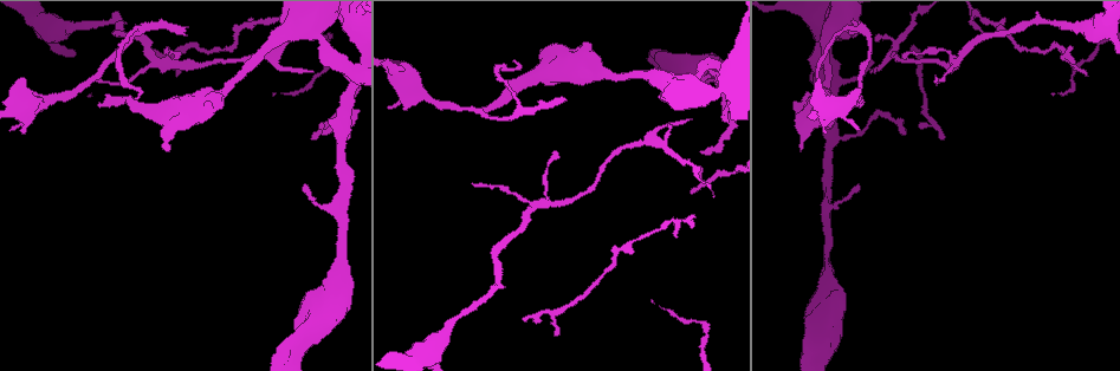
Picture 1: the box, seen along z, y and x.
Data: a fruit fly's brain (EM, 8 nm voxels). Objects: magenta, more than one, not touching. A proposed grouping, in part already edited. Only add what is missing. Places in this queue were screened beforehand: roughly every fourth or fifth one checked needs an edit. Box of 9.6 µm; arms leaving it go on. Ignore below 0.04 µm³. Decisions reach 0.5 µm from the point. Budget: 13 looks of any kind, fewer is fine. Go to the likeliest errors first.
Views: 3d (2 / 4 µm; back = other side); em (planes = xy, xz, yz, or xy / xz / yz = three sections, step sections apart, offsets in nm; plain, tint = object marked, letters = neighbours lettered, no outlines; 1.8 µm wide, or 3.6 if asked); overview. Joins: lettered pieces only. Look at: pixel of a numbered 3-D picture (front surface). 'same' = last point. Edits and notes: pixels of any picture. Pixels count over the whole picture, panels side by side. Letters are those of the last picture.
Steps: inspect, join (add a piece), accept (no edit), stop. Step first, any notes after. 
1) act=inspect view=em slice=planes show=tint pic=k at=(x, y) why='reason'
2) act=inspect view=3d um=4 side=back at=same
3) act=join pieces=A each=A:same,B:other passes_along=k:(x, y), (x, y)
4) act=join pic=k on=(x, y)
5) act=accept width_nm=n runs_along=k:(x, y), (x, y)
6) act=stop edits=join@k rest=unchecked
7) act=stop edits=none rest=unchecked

act=inspect view=3d um=2 side=back pic=1 at=(100, 106) why='an open end'

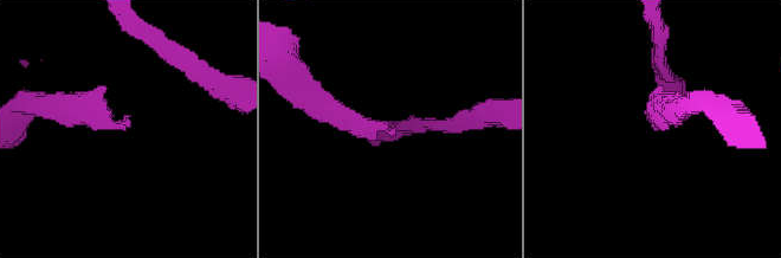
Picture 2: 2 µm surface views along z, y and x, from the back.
act=inspect view=em slice=planes show=tint pic=2 at=(392, 128) why='shape alone is not enough'

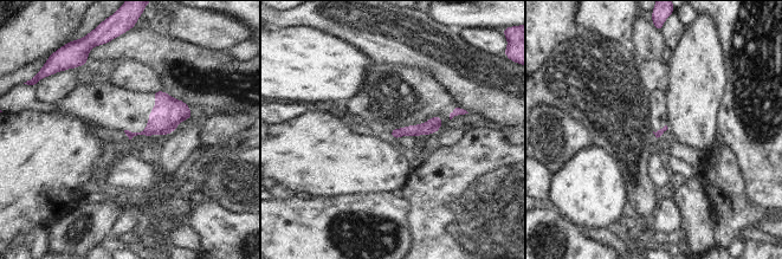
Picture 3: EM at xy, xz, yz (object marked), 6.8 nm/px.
act=inspect view=em slice=planes show=letters at=same why='see the neighbours'

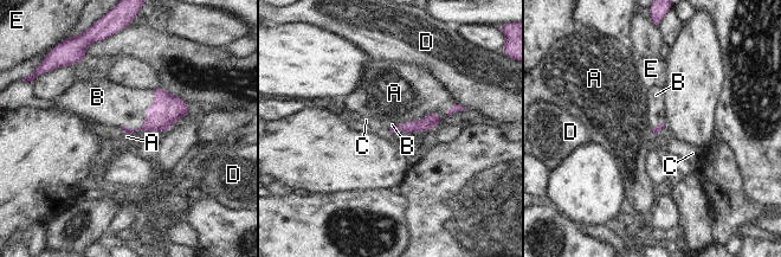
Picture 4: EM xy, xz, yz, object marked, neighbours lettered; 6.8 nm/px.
act=join pieces=B each=A:other,B:same,C:other,D:other,E:other passes_along=4:(162, 114), (146, 117), (111, 104) found='it goes on there'

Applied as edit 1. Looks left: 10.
act=inspect view=em slice=xz step=4 show=letters pic=1 at=(565, 100) why='thin end'

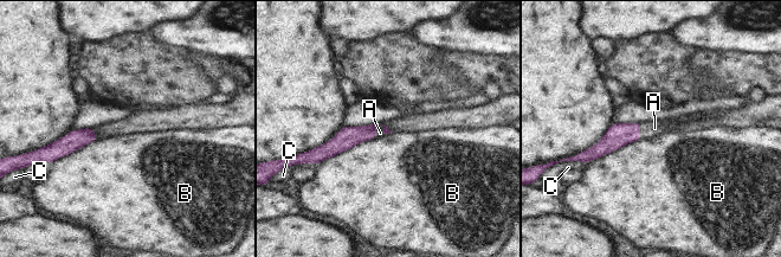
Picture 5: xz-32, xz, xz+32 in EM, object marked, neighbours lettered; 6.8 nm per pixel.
act=join pieces=A longest_contact=B:460nm each=A:same,B:other,C:other passes_along=5:(618, 135), (639, 130), (654, 128) found='the neuron continues'

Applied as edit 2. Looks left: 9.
act=inspect view=3d um=2 pic=1 at=(870, 73) why='thin end'

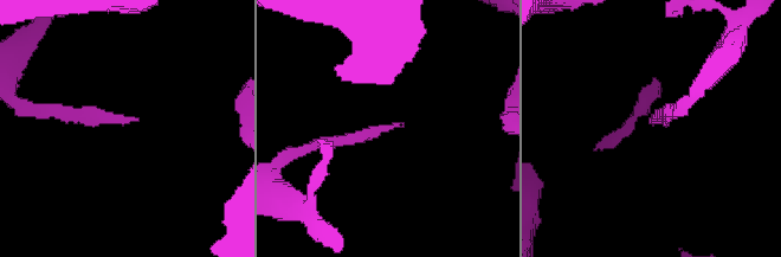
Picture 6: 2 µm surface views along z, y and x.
act=inspect view=em slice=xz step=8 show=letters pic=6 at=(398, 125) why='now the EM'

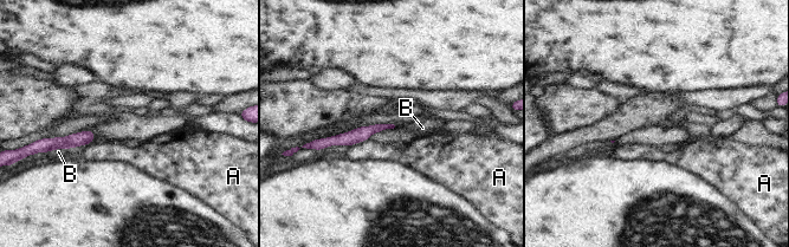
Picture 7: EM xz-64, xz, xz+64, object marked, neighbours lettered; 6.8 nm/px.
act=inspect view=em slice=planes show=letters at=same why='another direction'

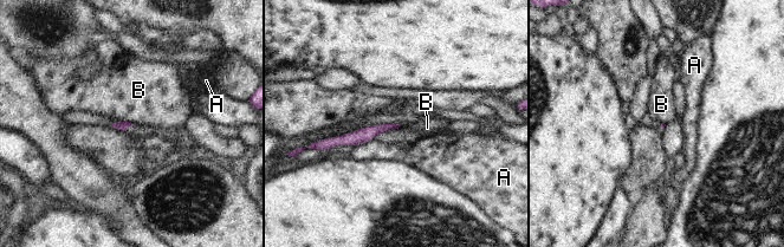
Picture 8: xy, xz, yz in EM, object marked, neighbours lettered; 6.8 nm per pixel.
act=accept each=A:other,B:other runs_along=8:(388, 127), (354, 138), (328, 142) found='none of them fits'

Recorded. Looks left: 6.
act=inspect view=3d um=4 pic=1 at=(858, 187) why='thin end'

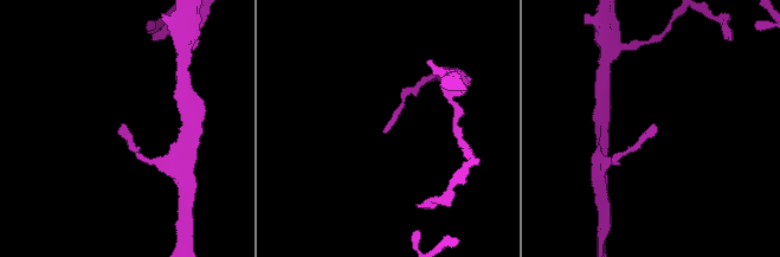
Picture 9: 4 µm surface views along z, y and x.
act=inspect view=em slice=planes show=letters pic=9 at=(117, 130)

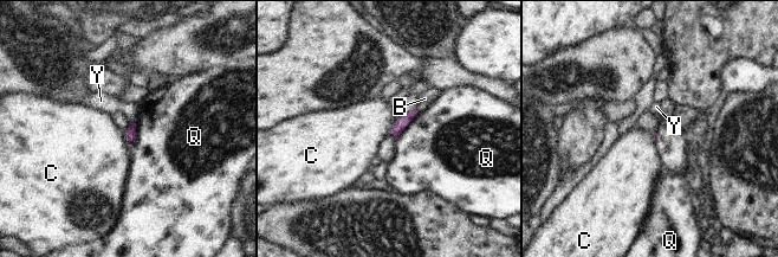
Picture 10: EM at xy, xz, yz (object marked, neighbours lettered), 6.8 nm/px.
act=accept each=B:other,C:other,Q:other,Y:other found='none of them fits'

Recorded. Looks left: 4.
act=inspect view=em slice=xz step=8 show=tint pic=1 at=(666, 54) why='thick end'

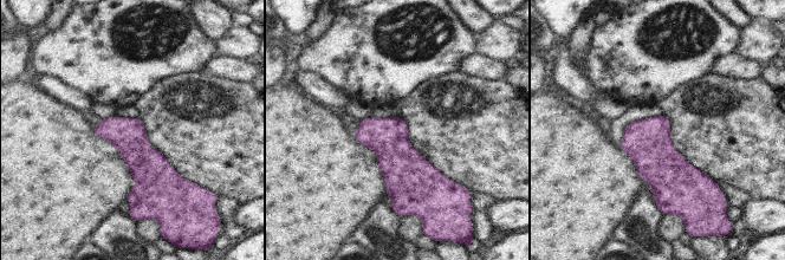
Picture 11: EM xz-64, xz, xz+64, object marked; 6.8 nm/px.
act=inspect view=em slice=planes show=tint at=same

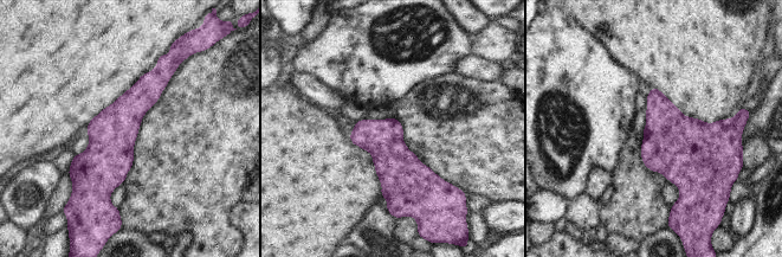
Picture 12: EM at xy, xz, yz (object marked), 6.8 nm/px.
act=inspect view=em slice=planes show=letters at=same

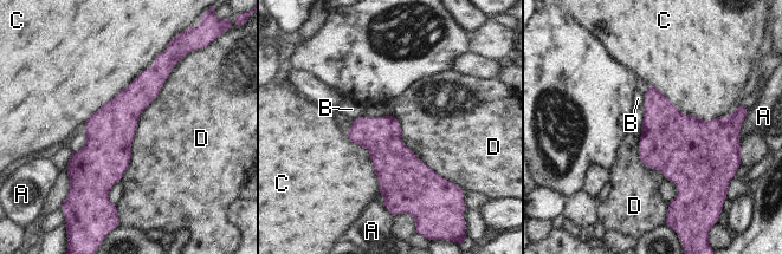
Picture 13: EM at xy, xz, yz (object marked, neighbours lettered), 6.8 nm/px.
act=accept each=A:other,B:other,C:other,D:other found='no lettered piece goes on from it'

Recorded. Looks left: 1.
act=stop edits=join@4,join@5 rest=unchecked

